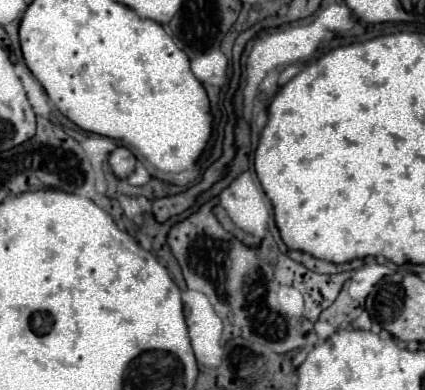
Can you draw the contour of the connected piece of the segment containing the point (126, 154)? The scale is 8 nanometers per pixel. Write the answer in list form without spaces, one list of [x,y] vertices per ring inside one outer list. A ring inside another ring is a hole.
[[[117,147],[109,157],[109,165],[117,179],[127,179],[133,173],[135,163],[137,163],[137,159],[127,147]]]

